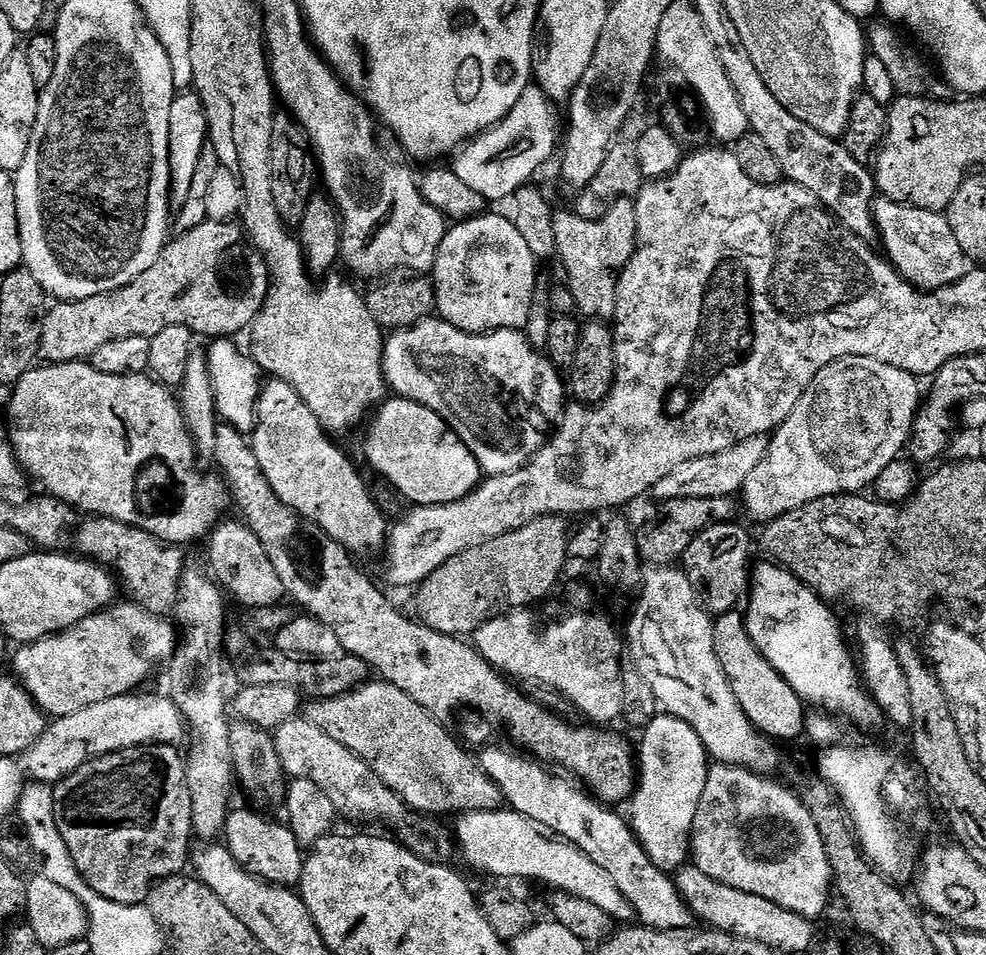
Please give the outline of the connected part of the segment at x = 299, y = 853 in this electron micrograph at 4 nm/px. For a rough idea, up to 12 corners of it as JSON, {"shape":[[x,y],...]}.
{"shape":[[229,811],[223,843],[268,884],[299,885],[306,859],[287,823]]}

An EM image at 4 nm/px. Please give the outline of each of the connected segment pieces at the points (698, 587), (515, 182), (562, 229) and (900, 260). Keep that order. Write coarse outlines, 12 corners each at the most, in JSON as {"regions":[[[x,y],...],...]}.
{"regions":[[[740,522],[702,530],[682,571],[713,617],[750,582],[754,536]],[[539,86],[463,145],[453,171],[511,199],[558,148]],[[622,198],[597,220],[554,215],[556,256],[576,312],[616,314],[616,282],[636,249]],[[872,201],[883,255],[913,286],[964,277],[947,215]]]}

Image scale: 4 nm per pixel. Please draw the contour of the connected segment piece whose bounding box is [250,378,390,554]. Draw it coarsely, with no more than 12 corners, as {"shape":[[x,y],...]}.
{"shape":[[286,382],[261,387],[250,443],[270,490],[349,552],[390,520]]}

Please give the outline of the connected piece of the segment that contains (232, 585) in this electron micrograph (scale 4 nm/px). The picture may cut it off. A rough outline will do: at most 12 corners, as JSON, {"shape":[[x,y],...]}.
{"shape":[[221,519],[206,540],[217,585],[244,608],[286,593],[258,534]]}

